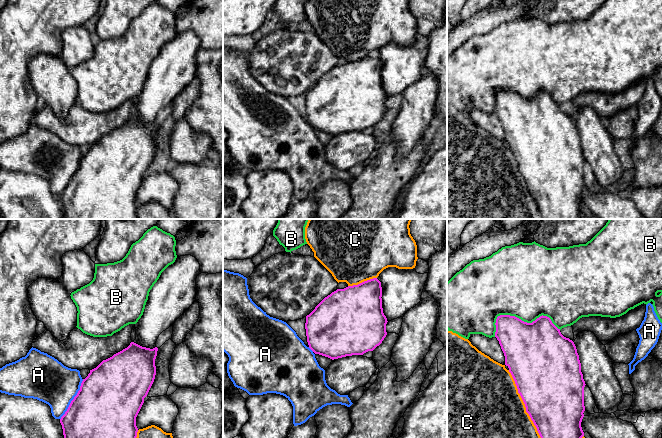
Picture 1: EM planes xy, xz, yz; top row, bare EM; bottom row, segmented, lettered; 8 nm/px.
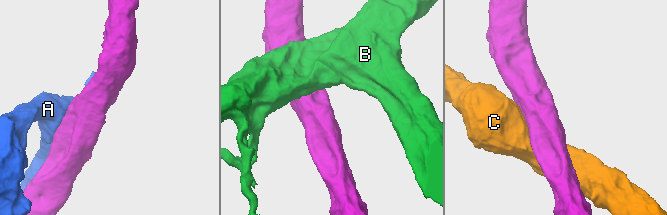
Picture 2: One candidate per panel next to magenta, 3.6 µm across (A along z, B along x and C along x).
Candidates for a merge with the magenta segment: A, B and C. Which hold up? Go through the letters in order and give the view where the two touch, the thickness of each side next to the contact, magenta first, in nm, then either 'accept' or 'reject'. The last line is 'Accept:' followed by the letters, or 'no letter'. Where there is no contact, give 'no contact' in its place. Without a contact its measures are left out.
A: meets magenta in xy; 500 nm thick on the magenta side, 340 nm on the other; reject
B: meets magenta in yz; 420 nm thick on the magenta side, 480 nm on the other; reject
C: meets magenta in yz; 500 nm thick on the magenta side, 500 nm on the other; reject
Accept: no letter

